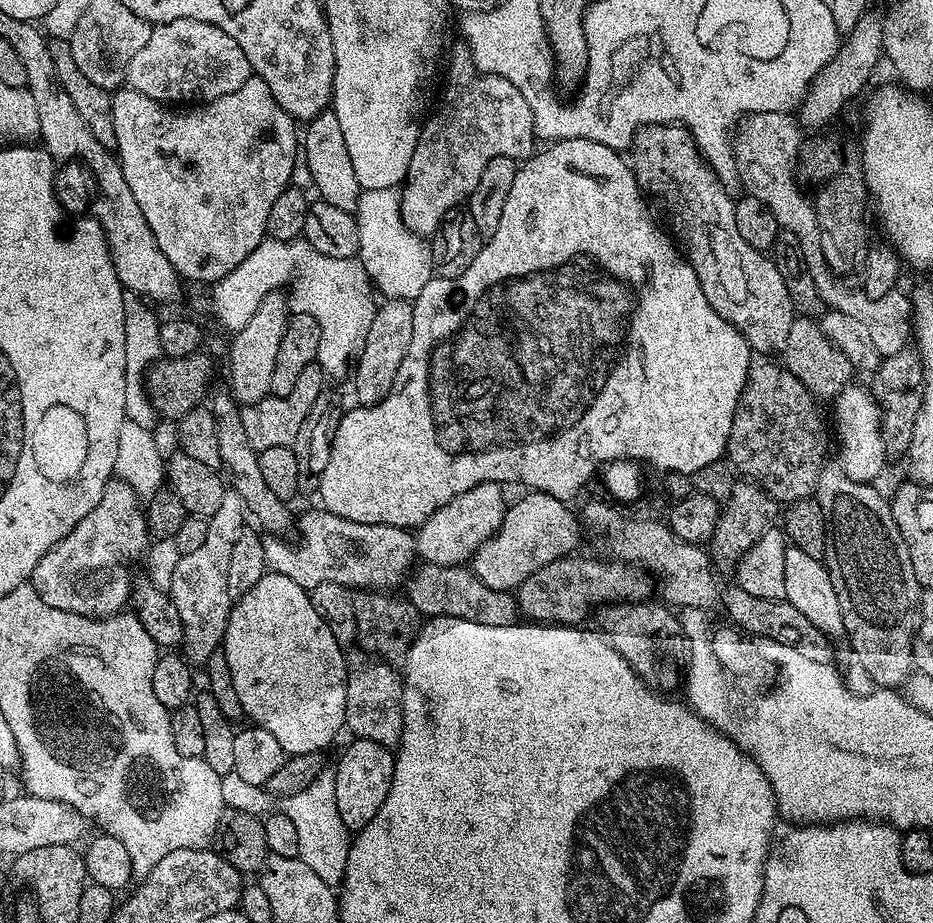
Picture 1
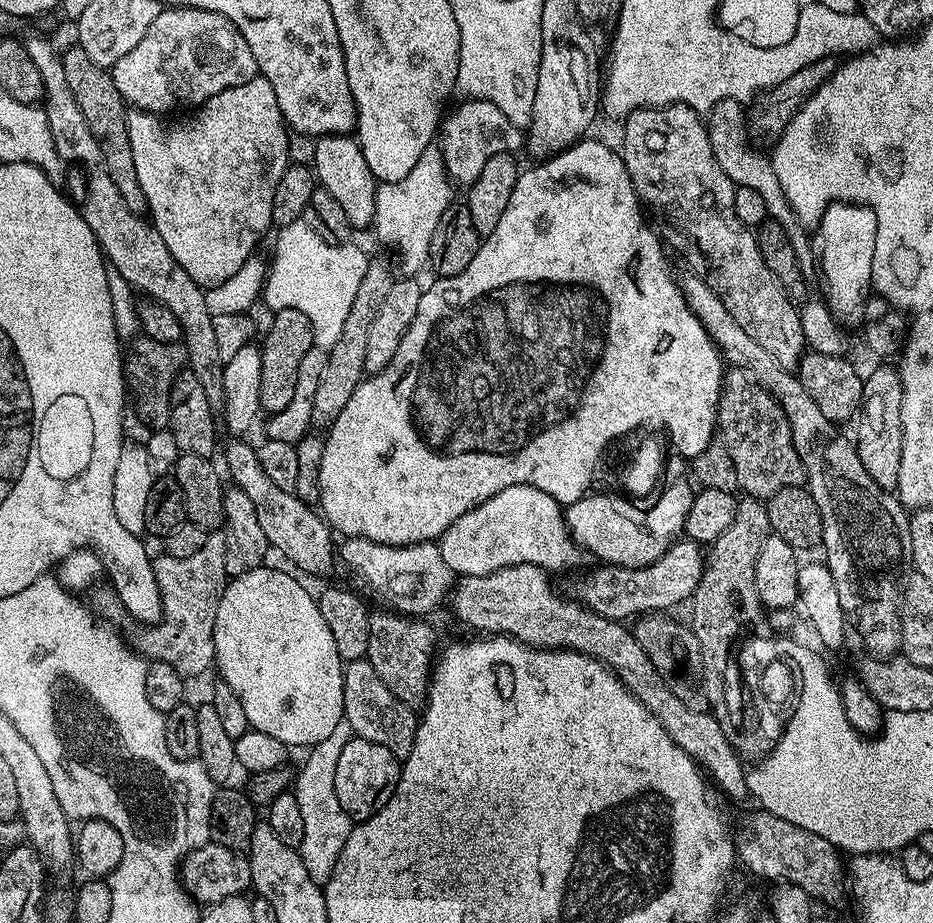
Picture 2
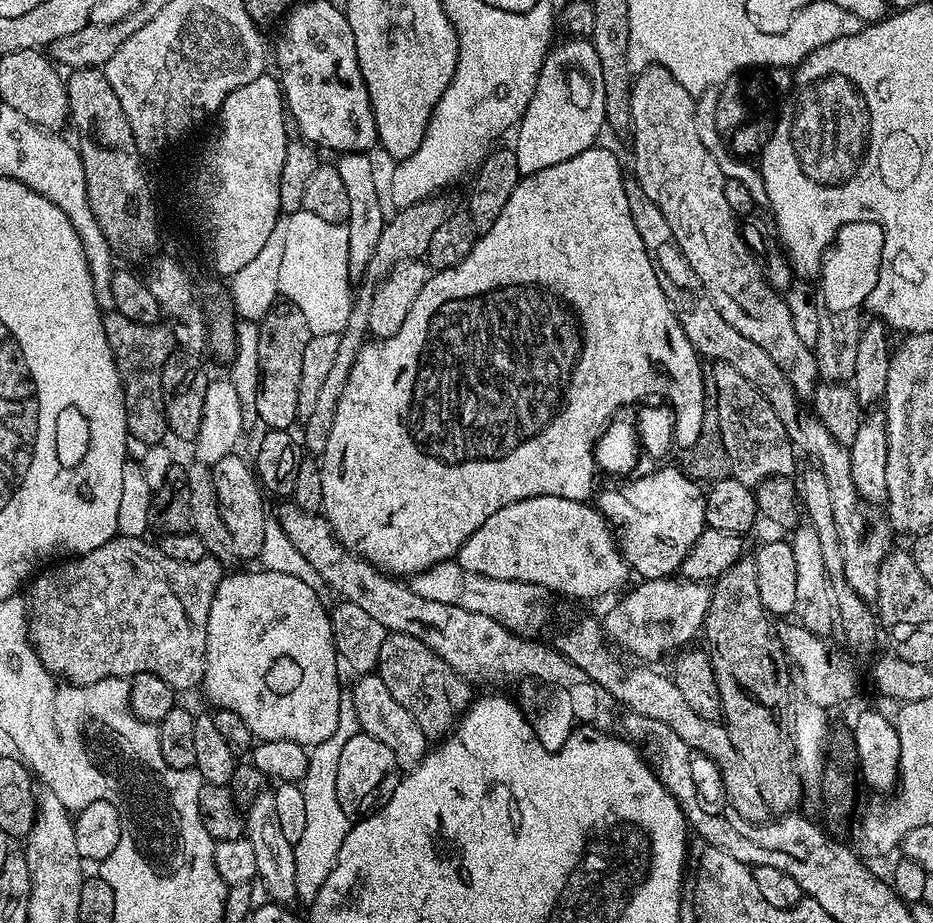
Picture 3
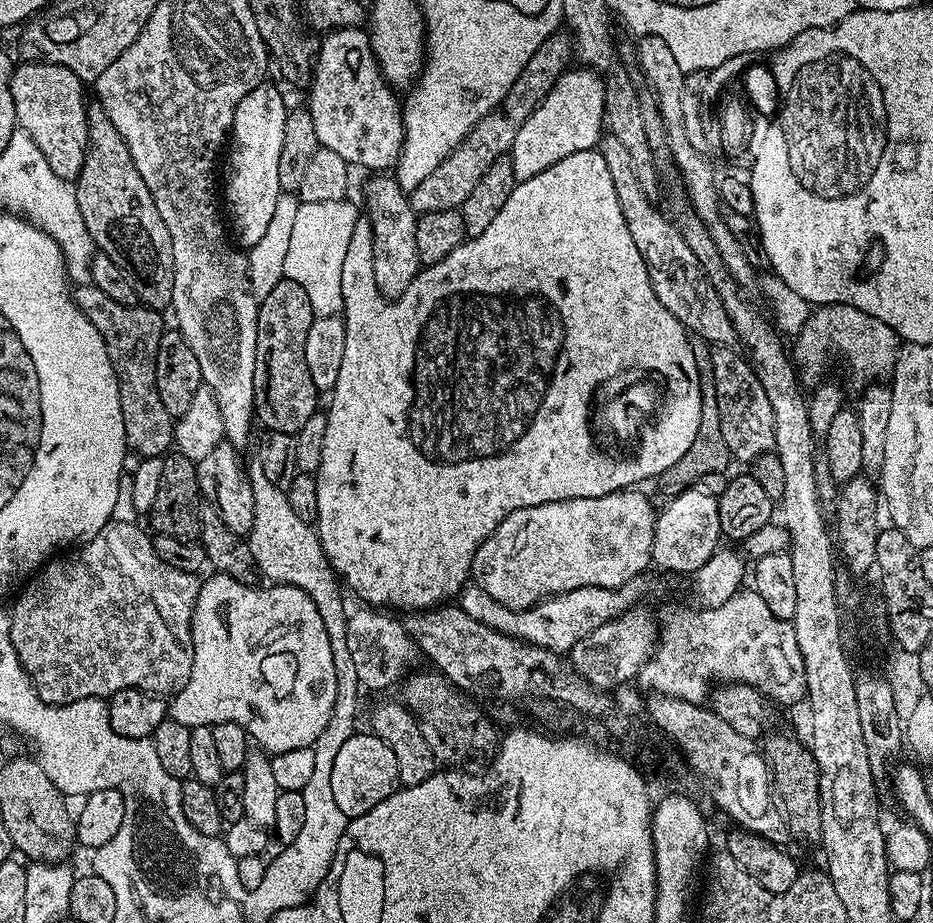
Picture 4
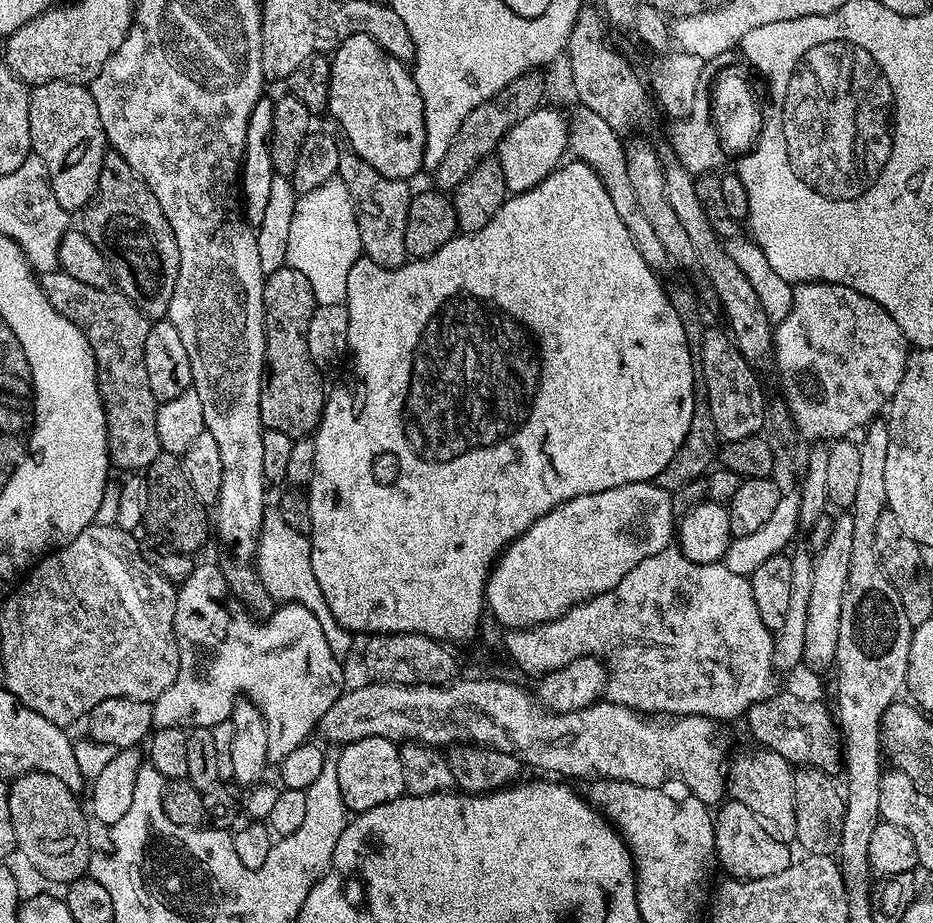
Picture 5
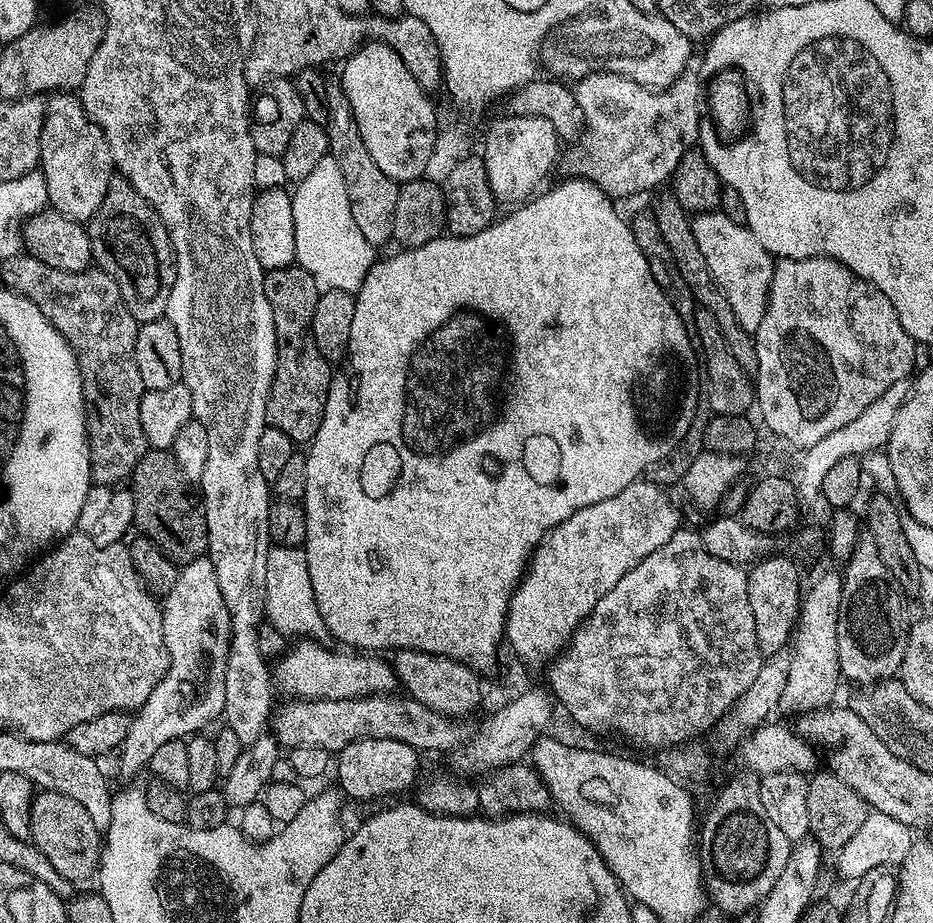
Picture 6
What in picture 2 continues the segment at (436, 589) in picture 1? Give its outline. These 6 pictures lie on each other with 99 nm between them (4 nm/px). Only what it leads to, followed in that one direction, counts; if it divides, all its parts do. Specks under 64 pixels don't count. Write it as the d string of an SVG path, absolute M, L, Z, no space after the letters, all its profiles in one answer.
M533 564L510 566L485 576L461 576L453 583L450 593L452 612L462 623L477 628L480 634L511 636L532 648L562 648L602 661L623 682L626 690L662 722L666 734L674 738L676 745L709 777L712 775L716 779L717 786L730 799L749 799L745 765L740 765L741 757L730 746L711 711L692 708L670 690L662 674L654 670L654 662L650 662L631 627L623 628L626 626L621 621L603 617L575 598L563 600L555 596L548 579L549 573Z

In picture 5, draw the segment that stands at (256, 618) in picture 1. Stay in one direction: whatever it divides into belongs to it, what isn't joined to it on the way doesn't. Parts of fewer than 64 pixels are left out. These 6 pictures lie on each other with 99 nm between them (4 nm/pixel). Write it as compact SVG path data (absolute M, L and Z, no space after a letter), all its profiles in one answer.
M197 563L196 569L190 574L190 578L186 578L183 584L179 585L176 594L174 626L176 627L176 641L180 649L183 650L180 653L180 669L178 670L178 678L174 678L170 690L163 692L152 704L152 723L156 728L177 727L176 704L188 704L191 702L192 696L232 696L231 698L245 696L251 703L257 705L260 713L264 715L266 730L268 731L268 763L272 766L279 766L288 754L293 753L294 750L299 748L300 744L305 743L311 737L308 736L311 732L315 733L317 731L322 714L326 714L326 710L330 710L330 706L334 706L334 702L339 698L341 692L345 691L346 683L344 684L344 668L340 665L343 664L341 657L334 655L330 650L330 642L326 642L326 634L322 634L322 625L318 622L318 618L314 618L314 614L310 614L310 610L306 610L301 604L280 604L272 616L265 620L257 620L228 591L228 583L222 574L219 563Z

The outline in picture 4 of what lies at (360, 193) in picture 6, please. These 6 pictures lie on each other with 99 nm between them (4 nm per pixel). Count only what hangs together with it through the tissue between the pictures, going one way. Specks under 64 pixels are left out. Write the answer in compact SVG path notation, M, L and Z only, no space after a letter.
M376 174L364 188L364 208L366 219L372 227L372 245L374 246L374 282L383 296L395 298L401 296L414 282L421 270L416 241L416 221L418 214L412 209L409 193L403 192L394 178Z

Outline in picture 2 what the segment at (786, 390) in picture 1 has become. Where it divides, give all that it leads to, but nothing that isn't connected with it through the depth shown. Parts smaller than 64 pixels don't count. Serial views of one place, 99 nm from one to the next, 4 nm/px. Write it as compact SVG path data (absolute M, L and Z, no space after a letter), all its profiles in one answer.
M730 372L725 375L720 390L717 429L737 471L739 489L745 495L767 500L778 490L805 483L805 468L794 449L785 412L770 393L755 388L746 374Z

